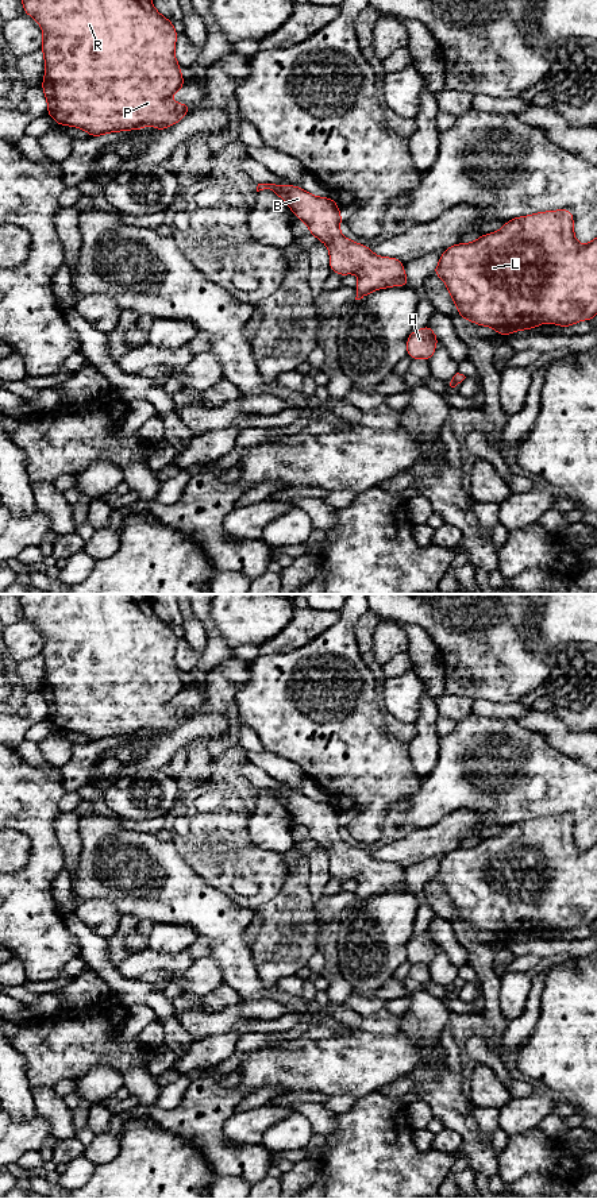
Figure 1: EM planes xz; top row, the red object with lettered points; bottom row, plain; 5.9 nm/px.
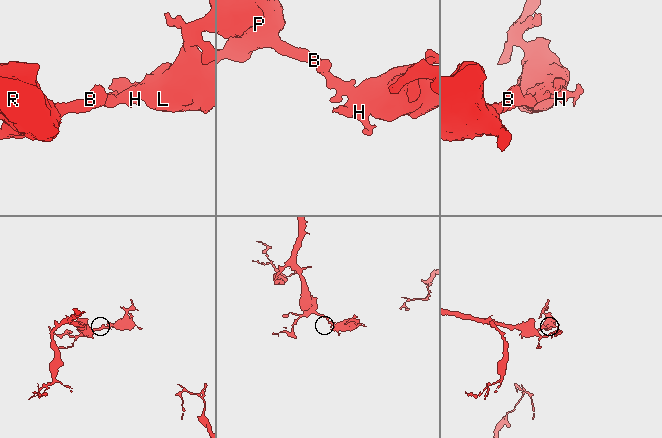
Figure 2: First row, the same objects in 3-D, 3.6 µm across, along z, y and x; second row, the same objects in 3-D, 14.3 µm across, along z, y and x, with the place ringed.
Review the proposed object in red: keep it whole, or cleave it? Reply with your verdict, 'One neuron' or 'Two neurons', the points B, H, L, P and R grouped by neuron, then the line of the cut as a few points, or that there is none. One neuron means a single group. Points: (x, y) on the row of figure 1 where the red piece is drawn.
One neuron. Groups: B H L P R. No split

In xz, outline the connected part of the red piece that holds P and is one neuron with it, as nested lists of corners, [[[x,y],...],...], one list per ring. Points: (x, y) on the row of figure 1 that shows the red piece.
[[[22,0],[23,12],[34,18],[43,31],[43,42],[41,50],[45,55],[45,80],[41,84],[47,99],[47,115],[57,124],[70,126],[85,130],[89,136],[100,136],[108,132],[119,132],[127,130],[139,131],[146,126],[155,126],[157,131],[178,123],[190,109],[189,104],[173,103],[172,95],[182,90],[184,77],[180,72],[180,63],[174,57],[177,31],[173,22],[162,16],[153,5],[151,0]]]

